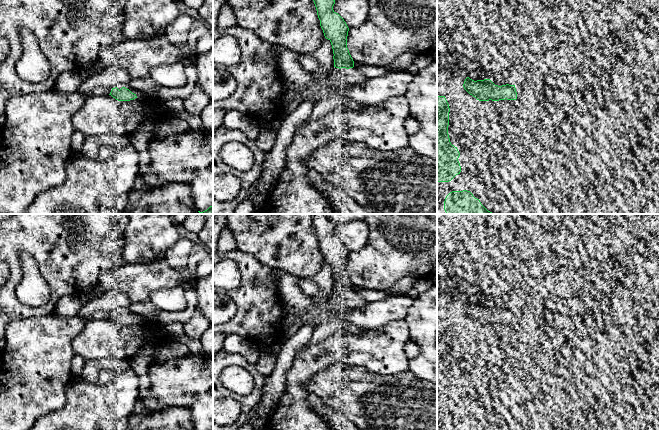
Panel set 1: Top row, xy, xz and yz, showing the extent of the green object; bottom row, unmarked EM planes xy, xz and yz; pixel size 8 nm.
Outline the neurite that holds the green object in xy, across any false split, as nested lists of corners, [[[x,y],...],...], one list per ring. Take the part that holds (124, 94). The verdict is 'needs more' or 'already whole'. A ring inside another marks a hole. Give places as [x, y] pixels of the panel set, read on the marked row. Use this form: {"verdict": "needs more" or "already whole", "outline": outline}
{"verdict": "needs more", "outline": [[[129,84],[109,87],[108,92],[118,101],[130,101],[137,97],[142,97],[142,93],[132,88]]]}

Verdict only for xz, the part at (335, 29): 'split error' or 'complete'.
split error

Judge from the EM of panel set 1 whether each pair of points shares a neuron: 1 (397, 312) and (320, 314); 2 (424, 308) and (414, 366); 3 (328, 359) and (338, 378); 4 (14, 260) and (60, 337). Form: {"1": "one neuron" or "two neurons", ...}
{"1": "one neuron", "2": "one neuron", "3": "two neurons", "4": "two neurons"}

